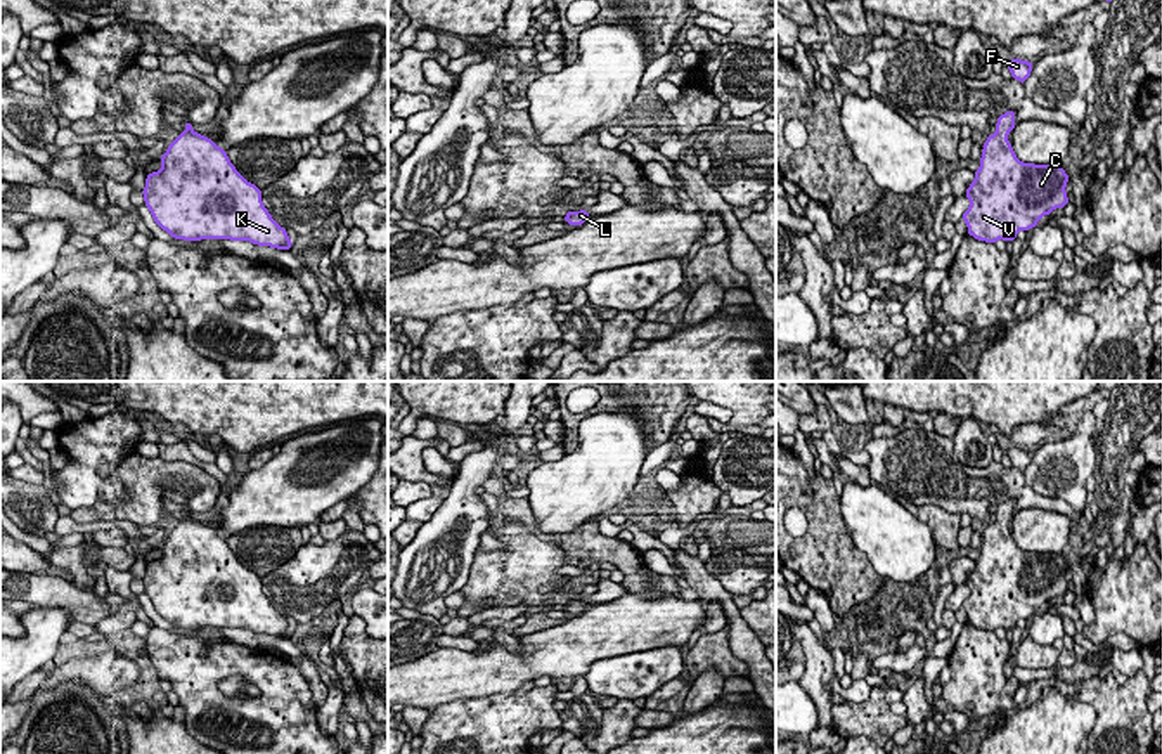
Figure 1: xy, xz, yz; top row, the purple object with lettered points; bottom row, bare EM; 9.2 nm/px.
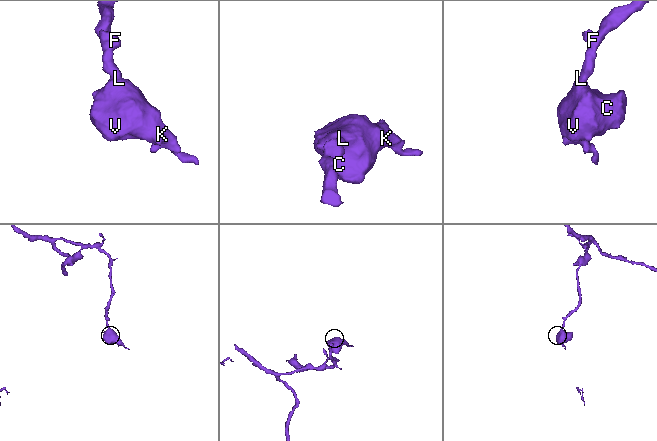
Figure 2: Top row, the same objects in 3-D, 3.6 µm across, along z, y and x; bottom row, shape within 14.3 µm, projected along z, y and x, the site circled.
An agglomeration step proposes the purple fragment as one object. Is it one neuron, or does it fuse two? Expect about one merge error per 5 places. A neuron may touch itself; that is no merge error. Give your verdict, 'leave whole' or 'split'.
leave whole

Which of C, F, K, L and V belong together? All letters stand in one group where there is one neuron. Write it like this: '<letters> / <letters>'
C F K L V

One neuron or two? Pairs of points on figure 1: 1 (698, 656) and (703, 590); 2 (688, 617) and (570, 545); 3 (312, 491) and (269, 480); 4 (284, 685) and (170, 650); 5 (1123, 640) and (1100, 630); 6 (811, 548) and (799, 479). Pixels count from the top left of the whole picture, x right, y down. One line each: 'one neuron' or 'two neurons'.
1: two neurons
2: two neurons
3: one neuron
4: one neuron
5: two neurons
6: one neuron

